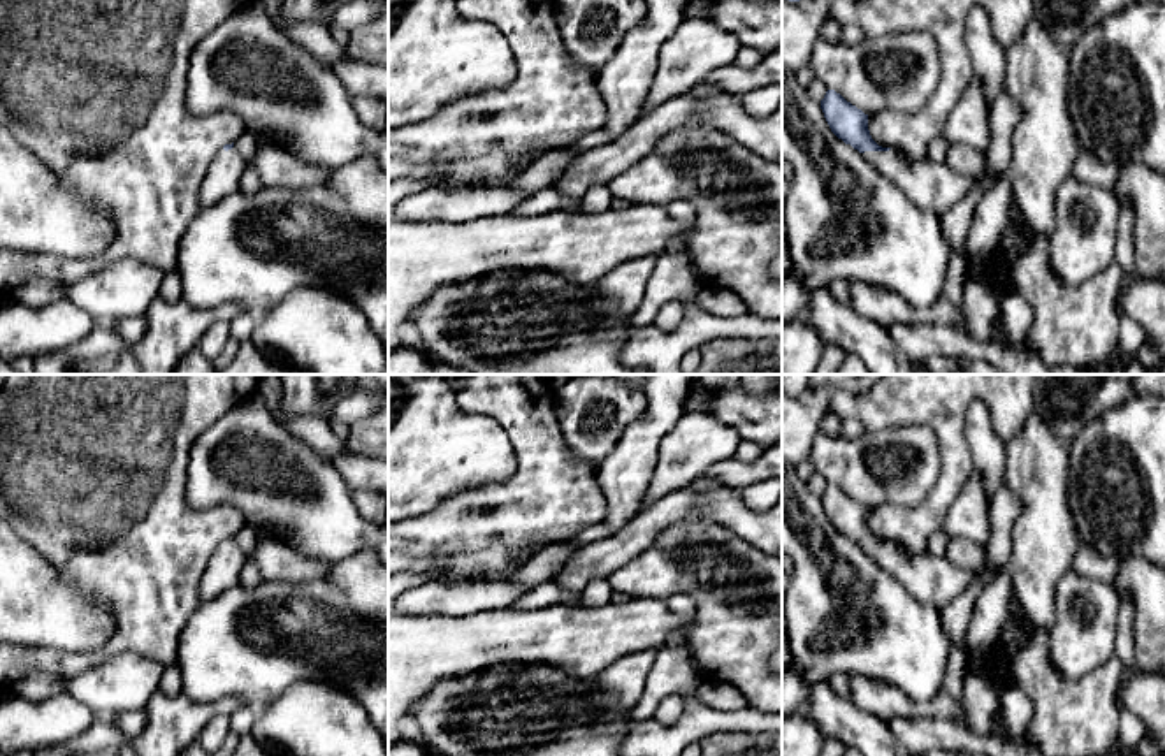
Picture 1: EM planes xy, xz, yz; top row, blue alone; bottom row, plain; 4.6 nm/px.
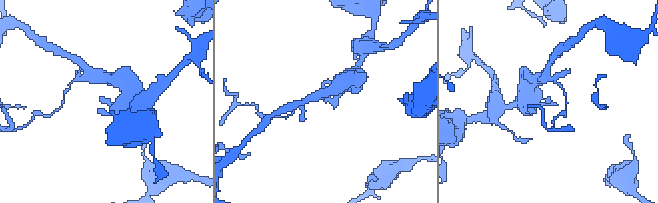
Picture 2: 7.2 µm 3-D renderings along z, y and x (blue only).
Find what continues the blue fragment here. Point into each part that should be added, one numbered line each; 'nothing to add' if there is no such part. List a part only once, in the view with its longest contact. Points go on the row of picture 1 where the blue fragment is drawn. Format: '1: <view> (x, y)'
1: yz (930, 185)

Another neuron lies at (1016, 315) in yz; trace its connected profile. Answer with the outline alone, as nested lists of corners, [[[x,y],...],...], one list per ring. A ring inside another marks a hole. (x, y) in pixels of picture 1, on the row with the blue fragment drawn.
[[[1017,294],[1002,295],[998,323],[1005,343],[1014,348],[1021,346],[1033,323],[1030,302]]]

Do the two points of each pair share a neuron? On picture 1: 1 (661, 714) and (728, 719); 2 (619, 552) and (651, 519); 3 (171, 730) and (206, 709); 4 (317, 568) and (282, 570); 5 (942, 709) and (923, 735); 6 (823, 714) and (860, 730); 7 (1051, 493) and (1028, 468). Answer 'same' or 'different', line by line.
1: different
2: same
3: same
4: same
5: different
6: same
7: same

